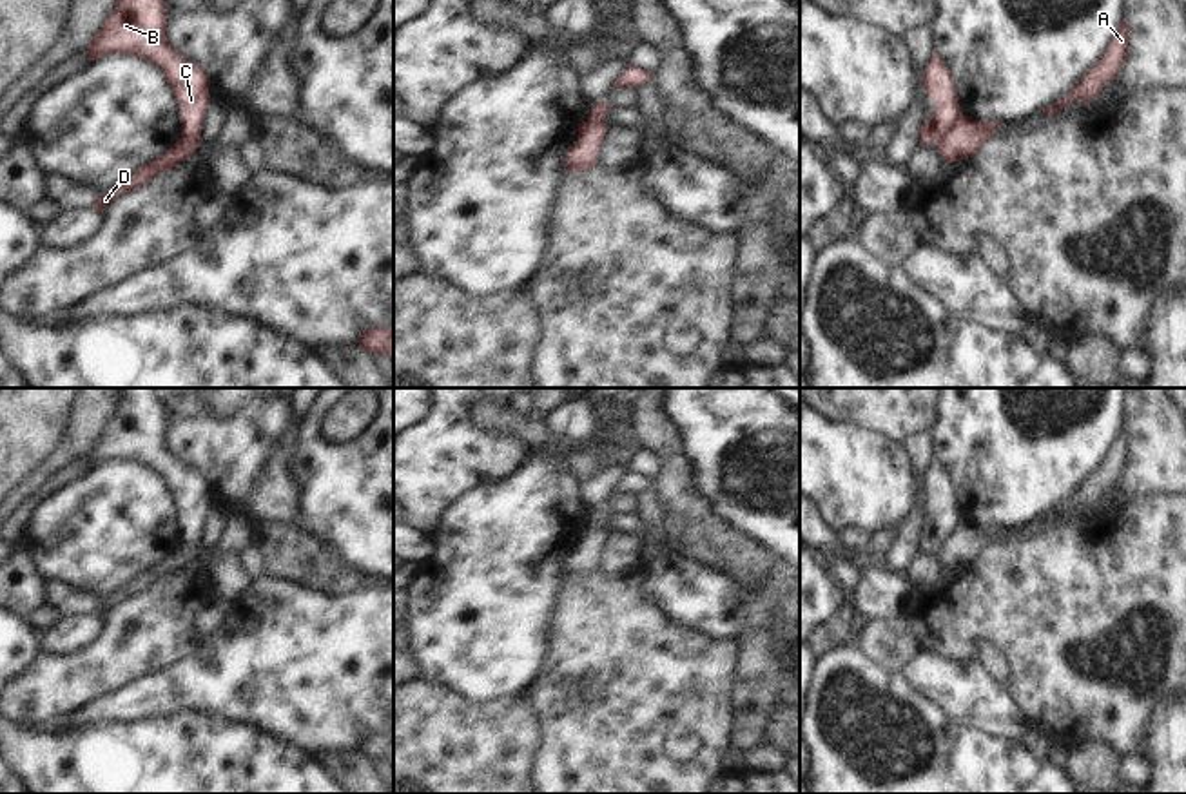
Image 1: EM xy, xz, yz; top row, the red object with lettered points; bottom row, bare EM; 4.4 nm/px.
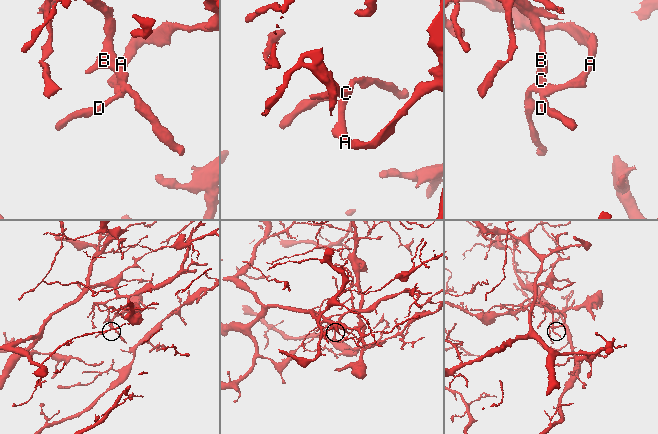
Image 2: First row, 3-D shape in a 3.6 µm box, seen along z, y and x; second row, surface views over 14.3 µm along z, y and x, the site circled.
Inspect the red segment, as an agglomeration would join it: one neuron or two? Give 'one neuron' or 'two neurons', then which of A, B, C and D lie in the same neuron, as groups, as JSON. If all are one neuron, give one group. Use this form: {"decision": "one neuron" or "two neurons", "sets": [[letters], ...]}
{"decision": "two neurons", "sets": [["A", "D"], ["B", "C"]]}

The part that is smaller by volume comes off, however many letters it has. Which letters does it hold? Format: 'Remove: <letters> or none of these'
Remove: A, D

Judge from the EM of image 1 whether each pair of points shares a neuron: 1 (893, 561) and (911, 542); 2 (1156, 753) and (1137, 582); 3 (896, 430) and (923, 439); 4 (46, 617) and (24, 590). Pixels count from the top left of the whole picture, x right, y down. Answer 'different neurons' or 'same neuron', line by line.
1: same neuron
2: different neurons
3: different neurons
4: different neurons

